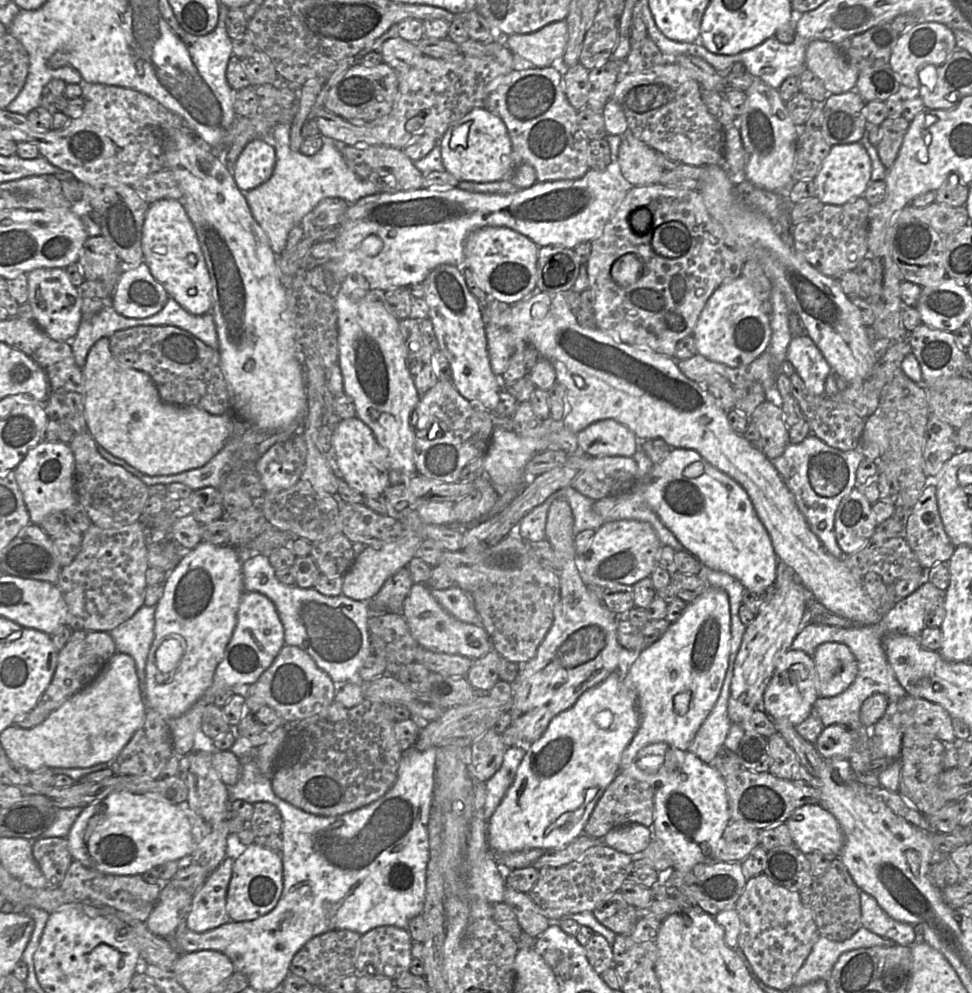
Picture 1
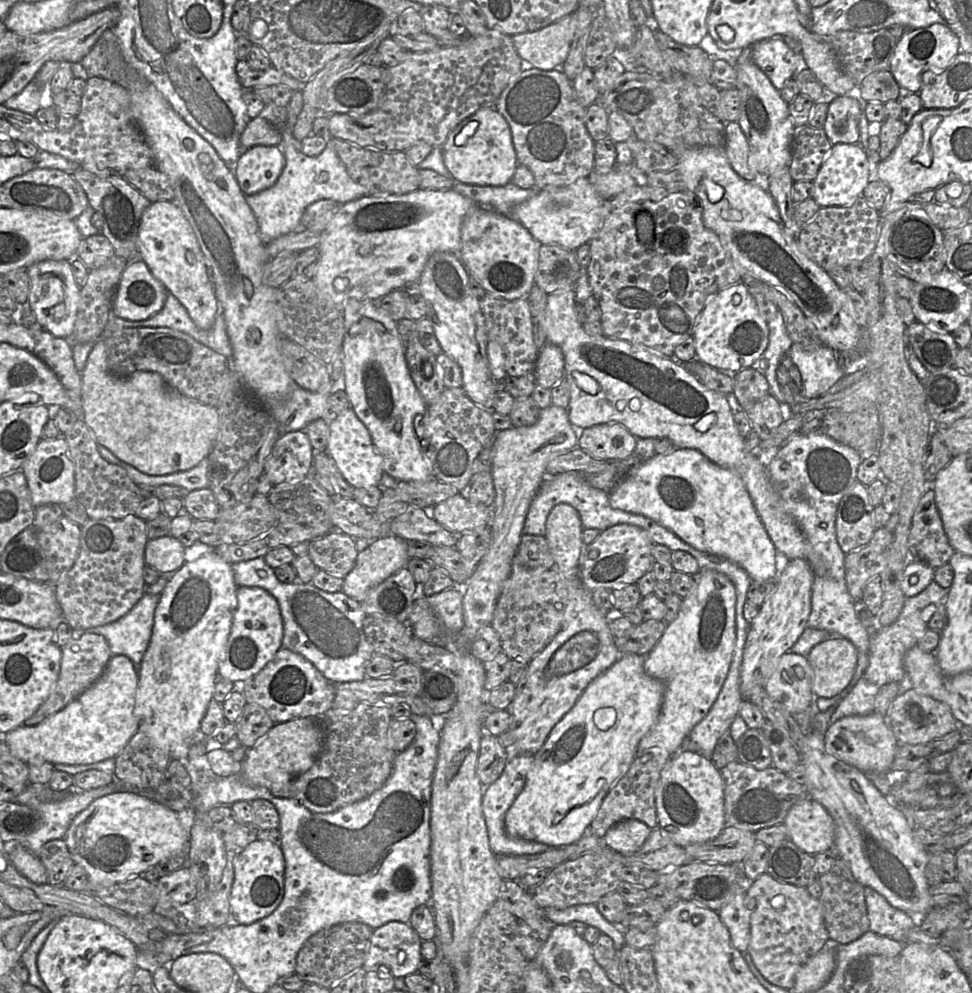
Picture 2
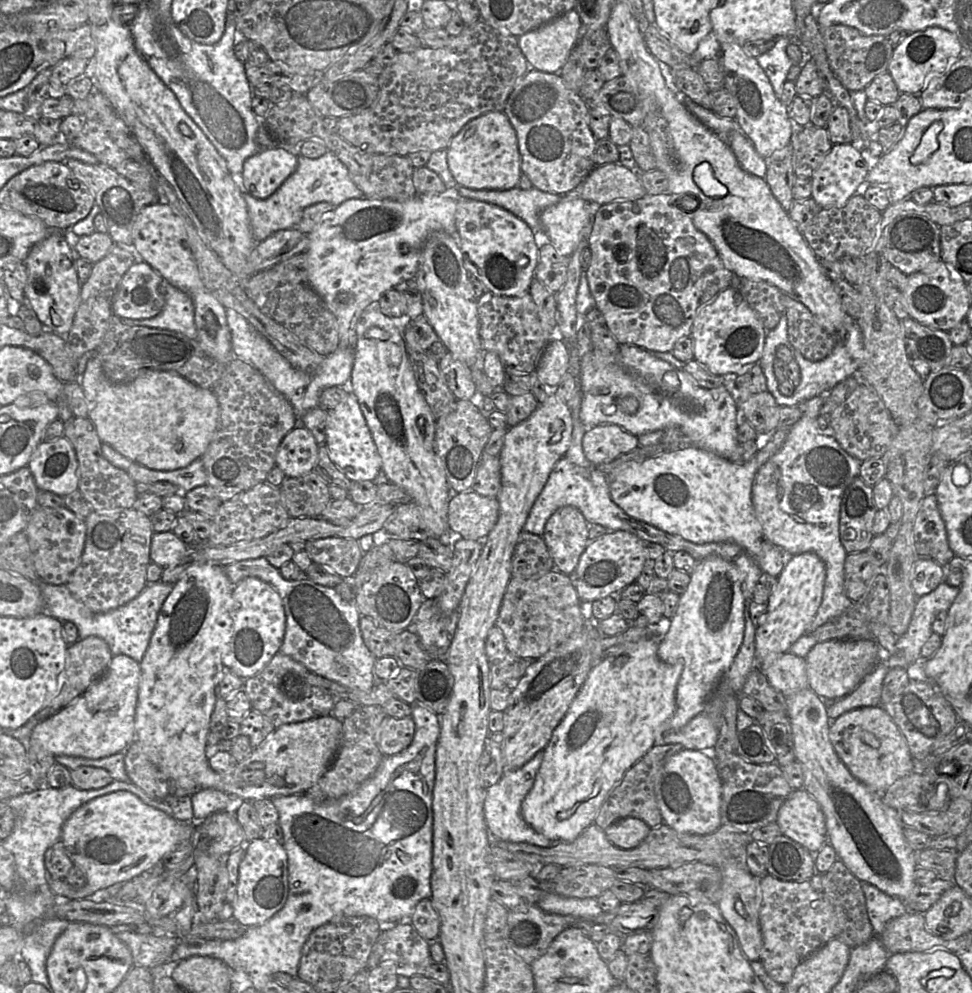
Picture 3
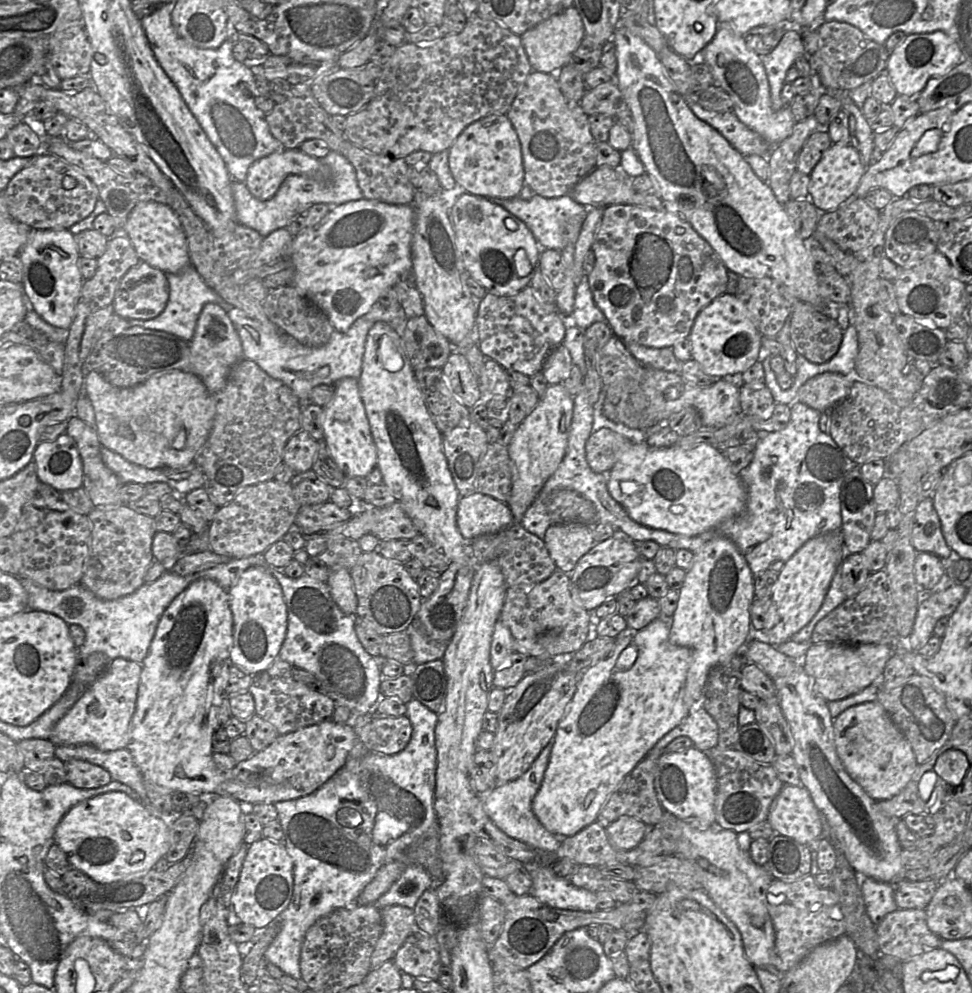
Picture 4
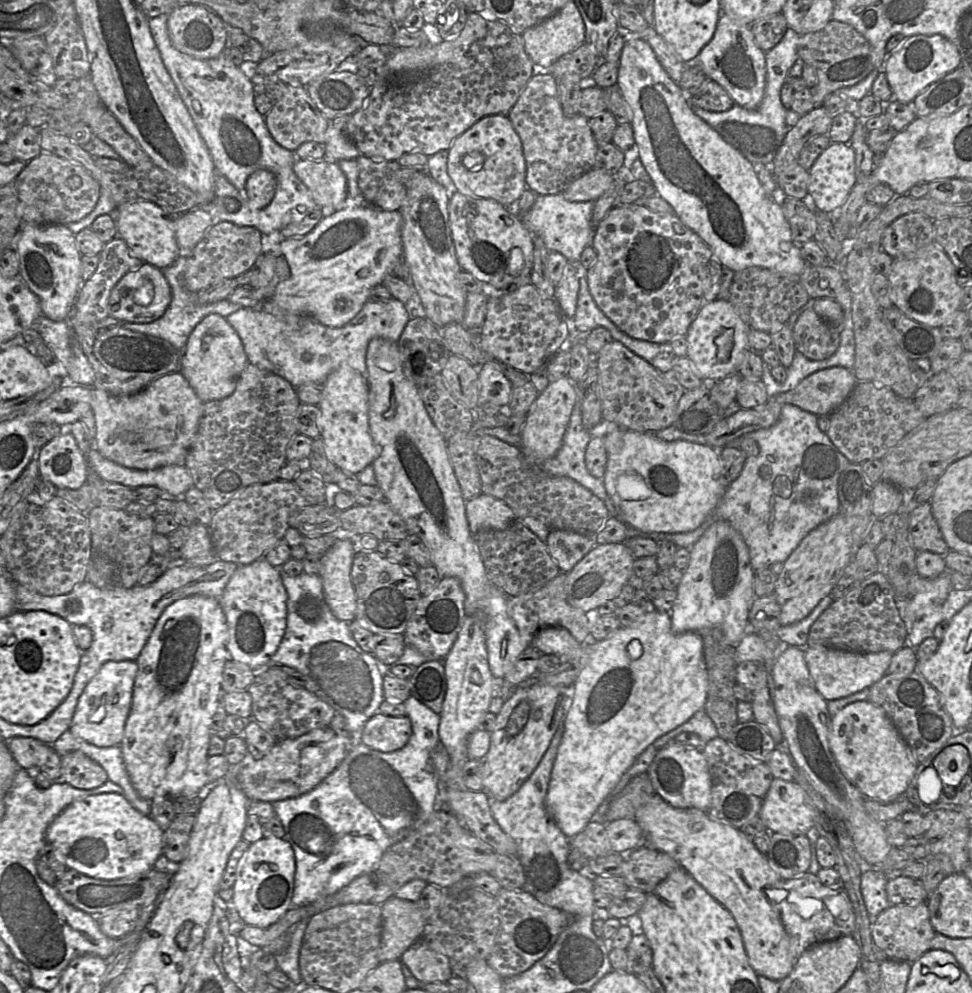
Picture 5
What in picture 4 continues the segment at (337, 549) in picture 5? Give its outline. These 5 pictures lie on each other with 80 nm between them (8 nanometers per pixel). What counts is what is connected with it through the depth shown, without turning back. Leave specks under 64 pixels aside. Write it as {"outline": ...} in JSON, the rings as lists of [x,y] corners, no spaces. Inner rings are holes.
{"outline":[[[344,567],[331,569],[327,585],[332,600],[346,614],[356,615],[357,596],[350,571]]]}

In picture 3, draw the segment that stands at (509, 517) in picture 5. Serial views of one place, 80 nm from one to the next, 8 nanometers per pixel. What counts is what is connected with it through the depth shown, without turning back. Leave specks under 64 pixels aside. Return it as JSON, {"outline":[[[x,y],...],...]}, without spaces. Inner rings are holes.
{"outline":[[[465,491],[450,499],[447,516],[450,533],[463,539],[483,540],[498,520],[499,503],[496,498]]]}

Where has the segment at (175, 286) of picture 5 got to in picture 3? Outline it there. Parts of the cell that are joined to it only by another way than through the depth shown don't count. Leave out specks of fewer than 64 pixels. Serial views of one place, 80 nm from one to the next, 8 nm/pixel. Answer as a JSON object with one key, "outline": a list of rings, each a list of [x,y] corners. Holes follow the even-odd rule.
{"outline":[[[164,281],[164,299],[165,305],[155,317],[149,319],[119,317],[120,321],[127,326],[167,329],[196,339],[195,309],[190,295]]]}

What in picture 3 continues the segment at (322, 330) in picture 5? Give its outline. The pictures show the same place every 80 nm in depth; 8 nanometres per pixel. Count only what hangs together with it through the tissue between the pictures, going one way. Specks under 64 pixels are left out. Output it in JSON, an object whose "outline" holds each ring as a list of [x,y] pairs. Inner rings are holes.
{"outline":[[[226,309],[226,320],[230,324],[235,352],[239,359],[257,369],[290,402],[298,421],[310,409],[320,405],[319,397],[324,389],[346,386],[349,383],[354,363],[352,348],[338,348],[326,356],[317,369],[309,372],[300,371],[293,368],[269,341],[235,310]]]}

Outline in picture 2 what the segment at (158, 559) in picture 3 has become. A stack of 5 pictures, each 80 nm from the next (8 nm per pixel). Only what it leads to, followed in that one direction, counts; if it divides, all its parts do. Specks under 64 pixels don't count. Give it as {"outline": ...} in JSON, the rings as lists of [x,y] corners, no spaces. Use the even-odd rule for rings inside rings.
{"outline":[[[171,535],[151,539],[145,548],[145,563],[170,579],[186,562],[185,552],[186,547]]]}

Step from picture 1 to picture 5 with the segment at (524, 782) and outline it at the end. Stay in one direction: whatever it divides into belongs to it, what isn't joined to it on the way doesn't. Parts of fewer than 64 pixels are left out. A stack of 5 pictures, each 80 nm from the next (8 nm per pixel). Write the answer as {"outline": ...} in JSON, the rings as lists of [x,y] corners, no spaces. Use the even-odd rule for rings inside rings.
{"outline":[[[656,609],[648,611],[630,626],[621,626],[609,637],[602,640],[586,639],[578,642],[572,634],[561,626],[551,626],[540,630],[534,637],[532,646],[543,654],[553,654],[560,658],[561,664],[569,660],[579,660],[582,670],[571,689],[570,708],[564,718],[564,734],[559,745],[556,760],[545,799],[548,813],[566,837],[572,839],[593,819],[599,807],[609,798],[624,773],[634,764],[638,756],[656,739],[689,720],[698,710],[704,708],[708,691],[708,671],[704,661],[703,638],[696,632],[677,633],[672,628],[670,613]]]}

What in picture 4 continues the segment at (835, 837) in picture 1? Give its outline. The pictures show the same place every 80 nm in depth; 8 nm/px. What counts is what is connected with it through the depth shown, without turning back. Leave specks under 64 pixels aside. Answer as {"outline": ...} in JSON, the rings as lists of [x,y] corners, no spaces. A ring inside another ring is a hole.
{"outline":[[[784,784],[771,803],[767,821],[775,834],[810,846],[823,831],[823,816],[802,785]]]}

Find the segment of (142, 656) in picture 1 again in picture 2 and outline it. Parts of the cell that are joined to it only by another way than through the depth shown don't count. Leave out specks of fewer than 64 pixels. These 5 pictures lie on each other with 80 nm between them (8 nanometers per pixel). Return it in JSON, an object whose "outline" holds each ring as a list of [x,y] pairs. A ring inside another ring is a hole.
{"outline":[[[145,592],[143,597],[126,615],[112,623],[90,629],[91,632],[100,634],[106,639],[112,655],[125,655],[133,662],[134,667],[138,671],[138,678],[143,656],[152,637],[155,609],[158,605],[159,598],[160,595]]]}

